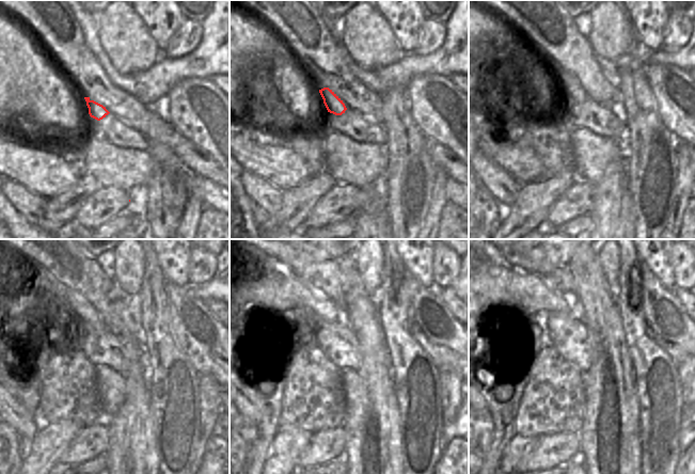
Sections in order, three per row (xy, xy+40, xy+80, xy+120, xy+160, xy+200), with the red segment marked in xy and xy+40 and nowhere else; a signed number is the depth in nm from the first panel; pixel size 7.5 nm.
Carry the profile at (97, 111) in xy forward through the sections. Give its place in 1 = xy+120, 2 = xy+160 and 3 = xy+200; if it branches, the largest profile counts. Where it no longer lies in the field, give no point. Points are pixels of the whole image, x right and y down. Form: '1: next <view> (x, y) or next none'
1: next xy+120 (32, 289)
2: next xy+160 (251, 282)
3: next xy+200 (490, 281)

